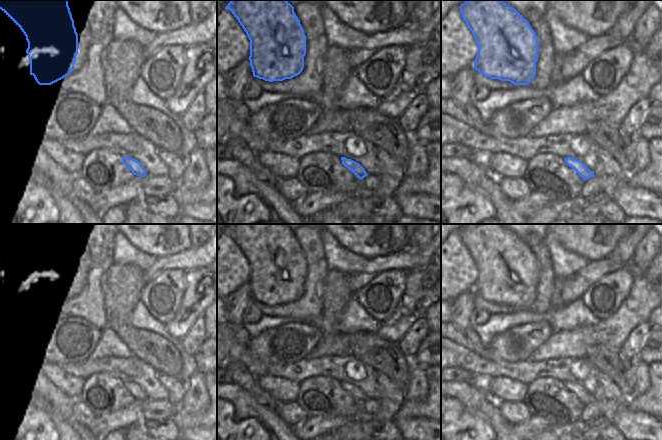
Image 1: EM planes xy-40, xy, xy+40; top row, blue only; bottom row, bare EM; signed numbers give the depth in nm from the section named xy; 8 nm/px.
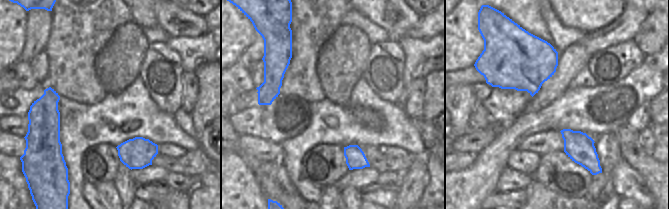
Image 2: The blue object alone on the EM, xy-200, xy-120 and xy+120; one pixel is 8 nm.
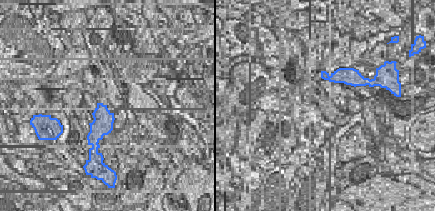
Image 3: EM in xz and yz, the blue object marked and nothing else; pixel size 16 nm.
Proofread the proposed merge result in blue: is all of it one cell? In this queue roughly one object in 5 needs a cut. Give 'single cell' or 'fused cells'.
single cell

